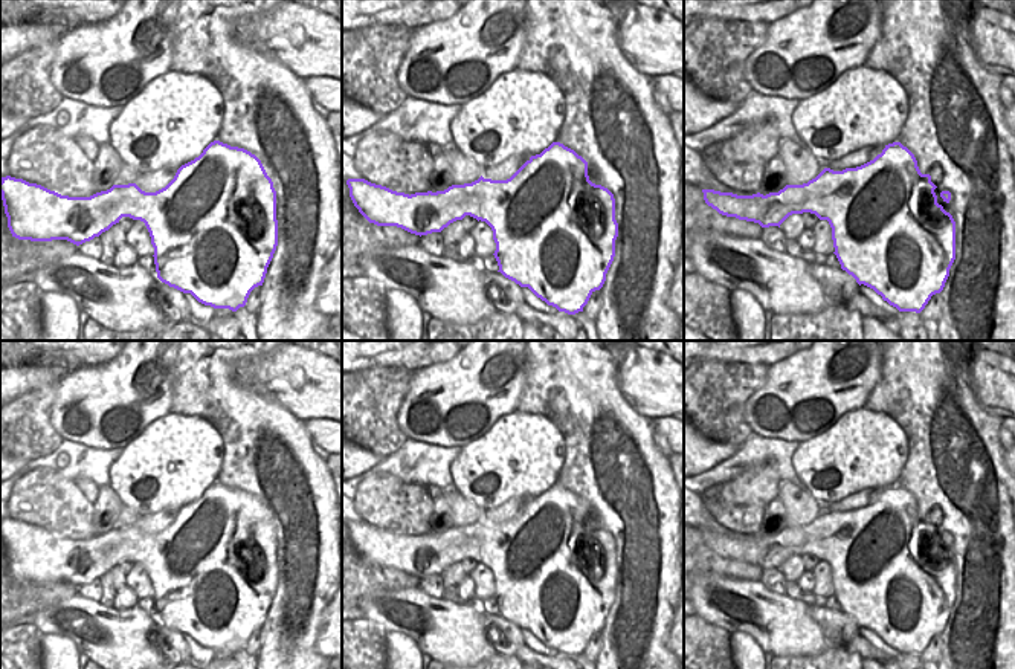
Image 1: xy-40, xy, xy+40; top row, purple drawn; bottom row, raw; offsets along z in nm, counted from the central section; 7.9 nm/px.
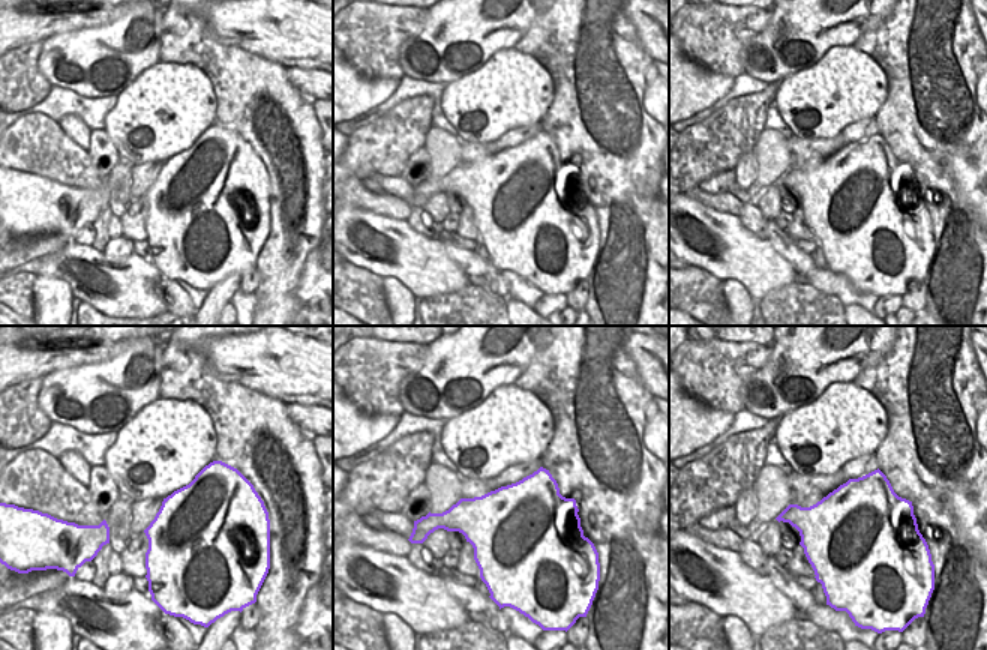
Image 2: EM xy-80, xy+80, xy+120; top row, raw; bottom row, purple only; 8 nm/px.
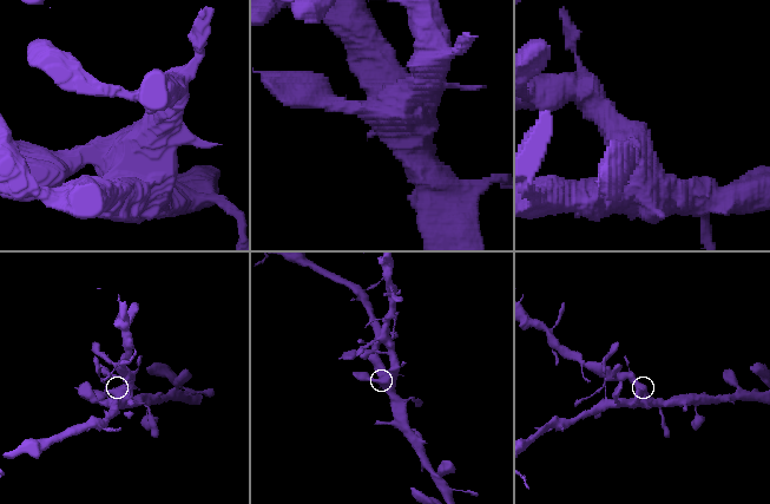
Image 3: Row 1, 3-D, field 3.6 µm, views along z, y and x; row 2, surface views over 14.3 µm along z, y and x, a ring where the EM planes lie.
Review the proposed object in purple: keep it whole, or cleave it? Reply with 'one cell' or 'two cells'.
one cell

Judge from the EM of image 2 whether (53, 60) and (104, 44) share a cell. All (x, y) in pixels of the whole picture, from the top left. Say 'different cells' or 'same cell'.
same cell

